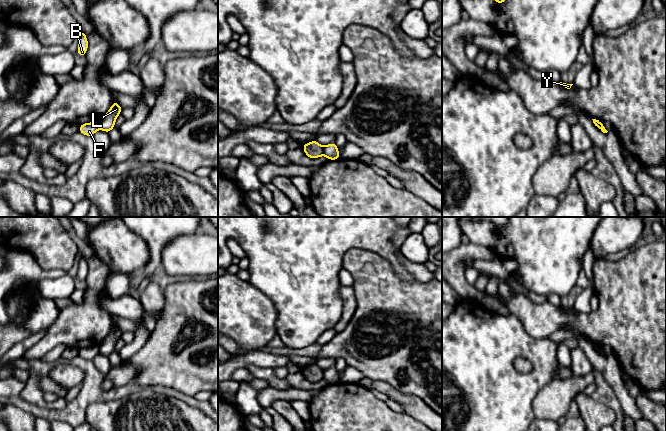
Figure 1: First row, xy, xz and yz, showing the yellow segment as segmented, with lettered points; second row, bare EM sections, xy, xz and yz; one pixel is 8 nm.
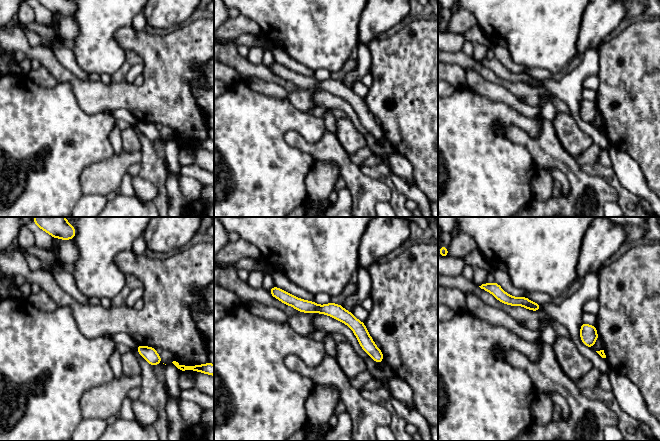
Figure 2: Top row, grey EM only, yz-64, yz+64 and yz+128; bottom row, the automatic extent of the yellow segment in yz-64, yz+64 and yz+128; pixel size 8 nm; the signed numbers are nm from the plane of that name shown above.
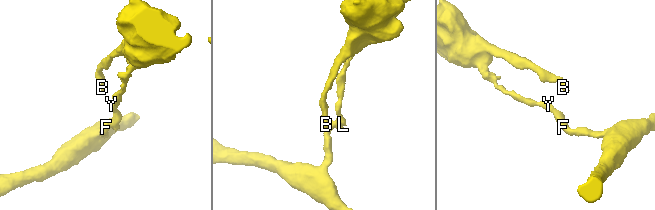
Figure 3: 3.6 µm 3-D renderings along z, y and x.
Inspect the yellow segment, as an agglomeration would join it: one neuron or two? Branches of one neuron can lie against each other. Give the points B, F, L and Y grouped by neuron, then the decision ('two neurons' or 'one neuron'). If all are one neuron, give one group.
B L Y / F | two neurons

